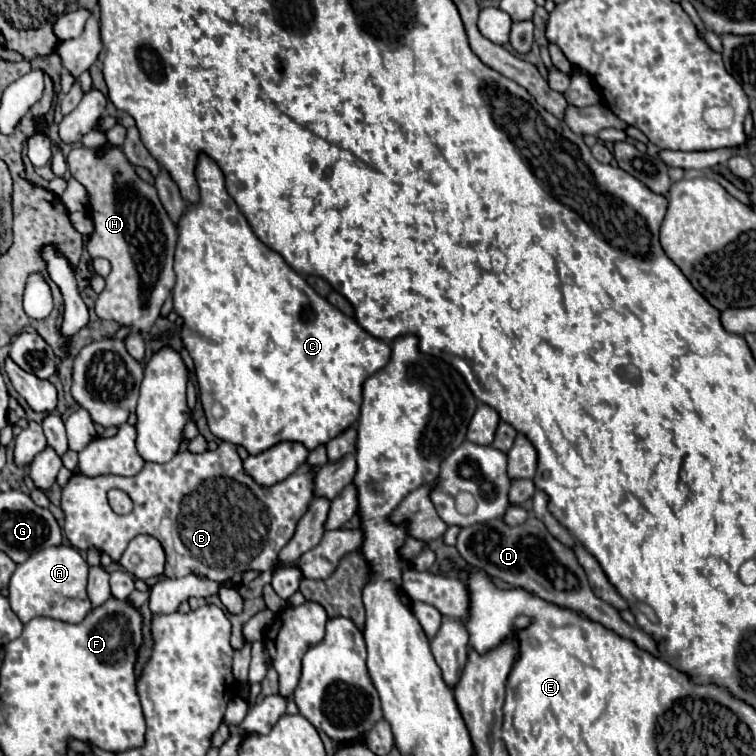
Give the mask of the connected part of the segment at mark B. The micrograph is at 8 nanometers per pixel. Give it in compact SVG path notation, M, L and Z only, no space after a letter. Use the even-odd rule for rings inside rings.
M220 442L214 452L178 452L170 462L166 464L144 464L144 468L132 476L132 478L84 478L84 476L72 476L68 484L62 488L62 502L60 508L64 512L64 536L70 540L70 544L76 550L86 552L90 546L94 546L100 554L108 554L112 562L118 562L122 552L126 550L128 542L138 534L150 534L154 536L164 552L166 552L166 570L164 576L168 578L182 578L186 574L198 574L206 576L216 582L224 582L232 578L238 572L246 570L260 570L266 572L278 562L280 550L290 542L294 536L298 520L306 514L310 502L314 498L314 468L310 464L300 464L296 472L292 472L286 480L274 484L274 486L260 486L254 482L252 476L246 474L242 460L236 452L234 444ZM110 488L124 490L132 502L134 508L130 514L116 514L106 498L106 492ZM162 520L168 520L170 528L162 536L160 524Z

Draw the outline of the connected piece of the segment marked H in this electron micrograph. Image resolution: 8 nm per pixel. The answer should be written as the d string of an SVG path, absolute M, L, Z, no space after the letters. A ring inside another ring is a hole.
M78 146L70 150L66 162L70 174L86 188L90 200L88 214L94 232L86 242L86 250L90 256L102 256L112 264L112 272L106 276L106 288L96 300L96 314L102 320L116 320L120 326L130 328L124 338L126 350L134 360L144 364L146 336L176 284L176 274L172 270L176 226L164 210L156 188L136 174L122 148ZM100 150L104 150L102 156L98 156Z

